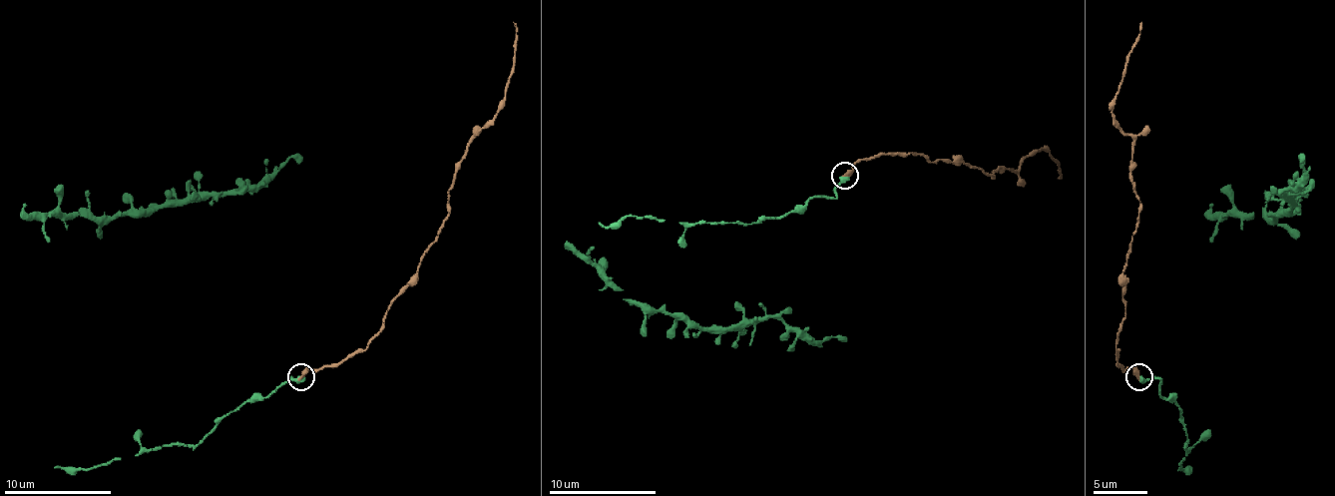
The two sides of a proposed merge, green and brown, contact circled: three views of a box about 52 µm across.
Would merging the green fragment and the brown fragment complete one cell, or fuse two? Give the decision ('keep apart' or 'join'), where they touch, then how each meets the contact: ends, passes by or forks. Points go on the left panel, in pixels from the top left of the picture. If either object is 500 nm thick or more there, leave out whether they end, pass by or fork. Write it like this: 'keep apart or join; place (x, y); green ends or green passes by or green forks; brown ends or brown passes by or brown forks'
join; place (300, 377); green ends; brown ends

